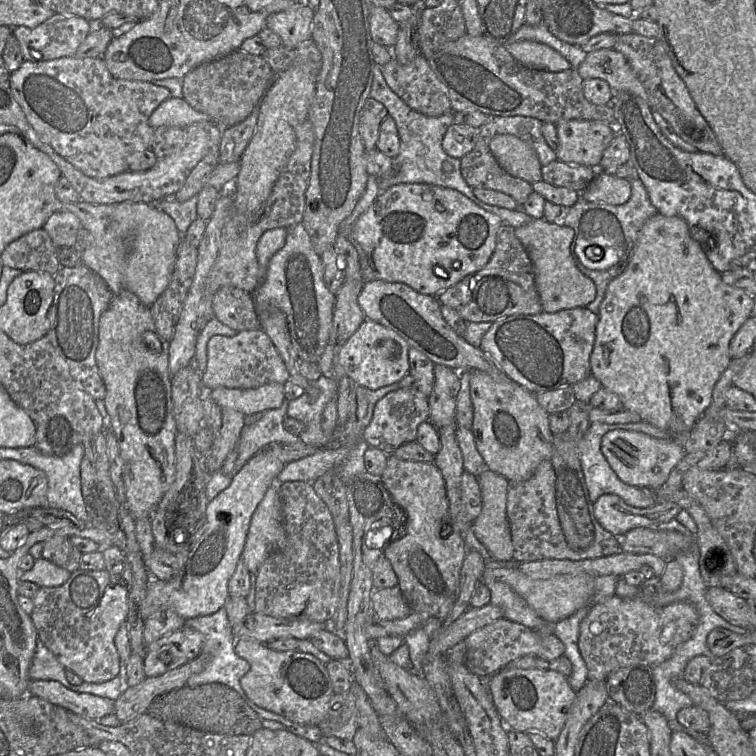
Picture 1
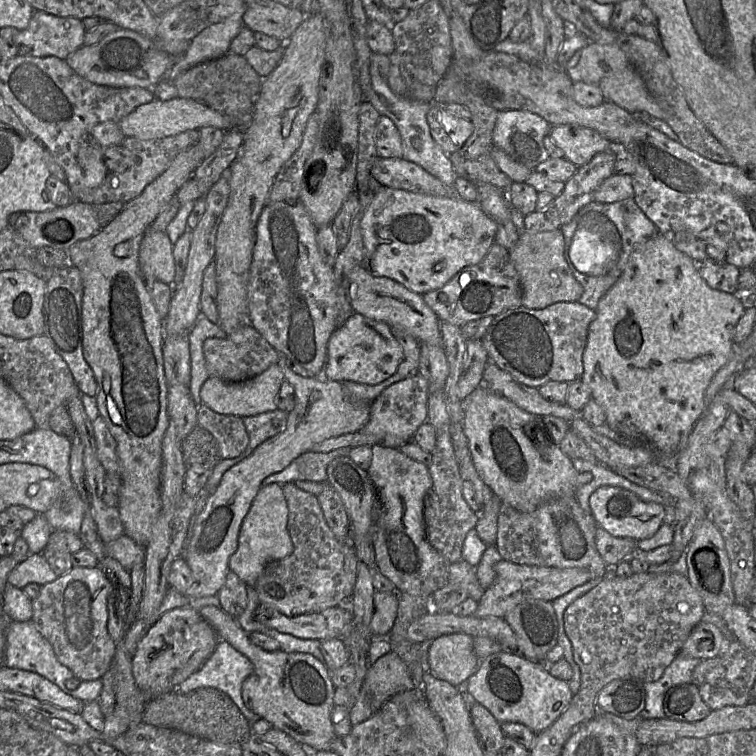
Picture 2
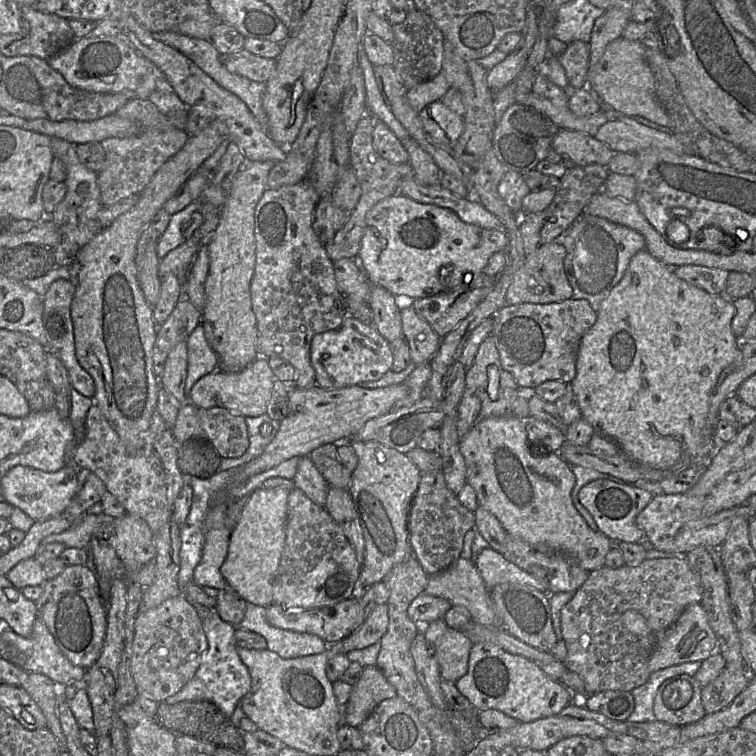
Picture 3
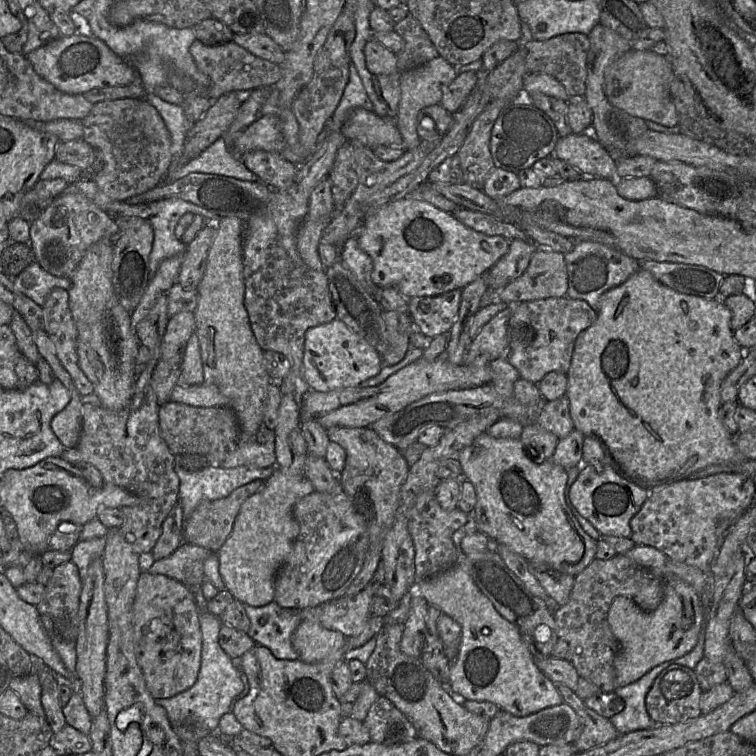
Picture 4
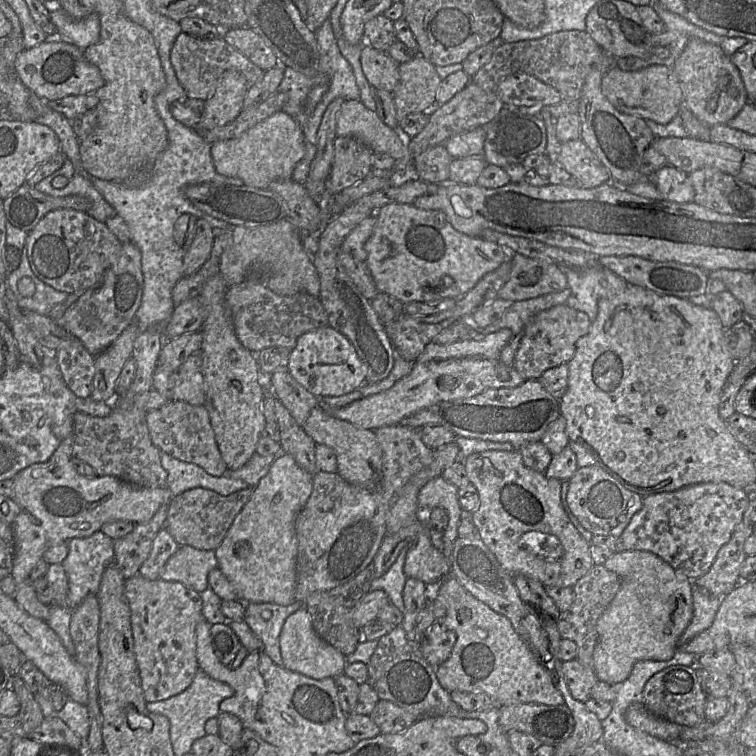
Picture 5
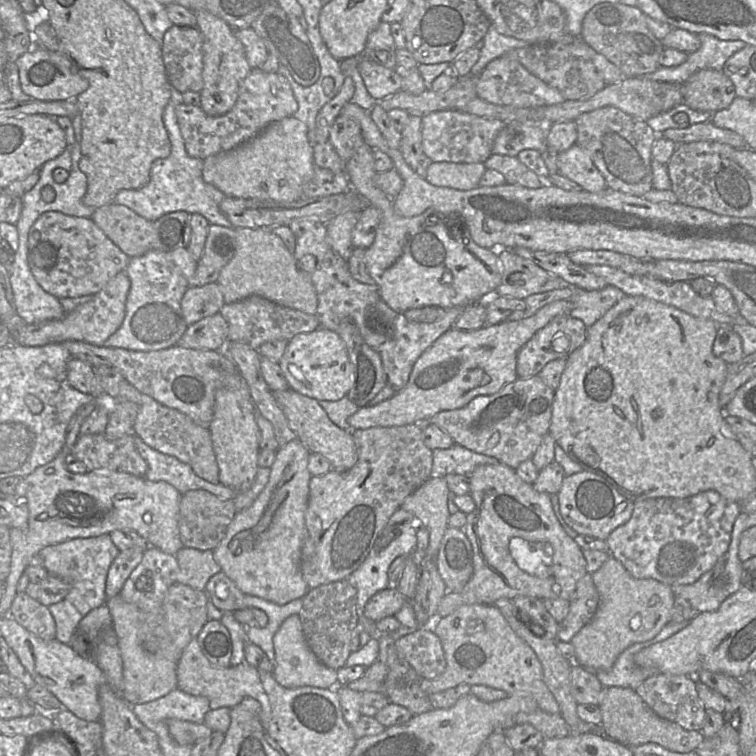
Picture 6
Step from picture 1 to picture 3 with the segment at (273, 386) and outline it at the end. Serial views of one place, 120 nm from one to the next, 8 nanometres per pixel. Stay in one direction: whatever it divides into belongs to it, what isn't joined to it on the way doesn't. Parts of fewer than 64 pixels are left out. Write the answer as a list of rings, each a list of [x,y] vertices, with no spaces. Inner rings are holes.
[[[259,356],[241,372],[233,373],[221,368],[201,377],[192,387],[189,400],[199,408],[223,407],[246,417],[257,417],[267,413],[273,384],[276,380],[268,358]]]

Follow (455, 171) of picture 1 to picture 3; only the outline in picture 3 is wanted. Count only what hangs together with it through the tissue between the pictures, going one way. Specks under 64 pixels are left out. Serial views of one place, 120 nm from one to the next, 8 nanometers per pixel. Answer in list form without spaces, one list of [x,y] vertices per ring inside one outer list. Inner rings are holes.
[[[362,43],[358,49],[358,65],[363,71],[367,109],[377,120],[384,122],[399,140],[404,140],[409,133],[395,117],[390,105],[385,102],[375,79],[374,65],[369,61]]]

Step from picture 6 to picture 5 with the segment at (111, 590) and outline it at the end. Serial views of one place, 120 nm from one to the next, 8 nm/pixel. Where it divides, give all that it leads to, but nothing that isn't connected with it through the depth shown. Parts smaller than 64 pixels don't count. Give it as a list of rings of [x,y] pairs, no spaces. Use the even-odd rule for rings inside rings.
[[[169,503],[161,505],[148,522],[135,524],[129,534],[114,540],[114,563],[126,580],[138,574],[151,551],[155,536],[165,527],[168,509]]]

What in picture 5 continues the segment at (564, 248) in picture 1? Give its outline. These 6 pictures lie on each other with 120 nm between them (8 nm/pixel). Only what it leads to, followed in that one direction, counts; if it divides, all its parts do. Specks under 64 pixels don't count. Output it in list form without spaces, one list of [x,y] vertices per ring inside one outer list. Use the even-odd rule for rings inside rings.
[[[509,253],[509,279],[498,292],[498,297],[513,302],[560,292],[567,288],[563,267],[532,259],[519,253]]]

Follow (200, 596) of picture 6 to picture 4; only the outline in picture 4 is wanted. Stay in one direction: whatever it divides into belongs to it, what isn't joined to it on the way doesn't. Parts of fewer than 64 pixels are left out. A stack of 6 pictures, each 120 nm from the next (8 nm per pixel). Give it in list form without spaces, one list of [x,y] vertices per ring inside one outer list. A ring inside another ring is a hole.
[[[143,569],[133,605],[133,630],[137,663],[154,699],[170,698],[195,684],[201,666],[202,633],[191,589],[178,580]]]

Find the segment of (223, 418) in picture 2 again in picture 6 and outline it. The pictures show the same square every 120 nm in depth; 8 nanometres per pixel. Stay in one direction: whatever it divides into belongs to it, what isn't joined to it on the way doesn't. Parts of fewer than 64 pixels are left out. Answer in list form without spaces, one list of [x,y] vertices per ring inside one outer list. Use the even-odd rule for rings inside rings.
[[[125,380],[120,384],[119,395],[116,400],[128,400],[139,406],[133,431],[148,446],[190,465],[200,478],[213,484],[220,483],[219,467],[209,428],[196,424],[186,414],[164,406],[153,398],[142,394]]]

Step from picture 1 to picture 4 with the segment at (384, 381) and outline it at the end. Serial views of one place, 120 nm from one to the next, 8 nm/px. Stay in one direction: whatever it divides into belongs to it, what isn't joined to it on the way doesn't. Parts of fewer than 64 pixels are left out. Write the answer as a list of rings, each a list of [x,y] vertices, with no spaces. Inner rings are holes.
[[[337,318],[305,332],[302,376],[310,390],[330,392],[358,387],[363,381],[377,375],[383,365],[379,354]]]

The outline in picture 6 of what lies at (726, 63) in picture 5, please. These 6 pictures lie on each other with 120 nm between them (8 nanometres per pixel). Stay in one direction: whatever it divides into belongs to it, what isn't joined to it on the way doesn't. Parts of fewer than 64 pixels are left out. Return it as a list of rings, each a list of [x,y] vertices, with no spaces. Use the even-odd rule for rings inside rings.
[[[702,69],[683,86],[683,103],[690,108],[713,114],[730,106],[736,97],[732,81],[722,70]]]

